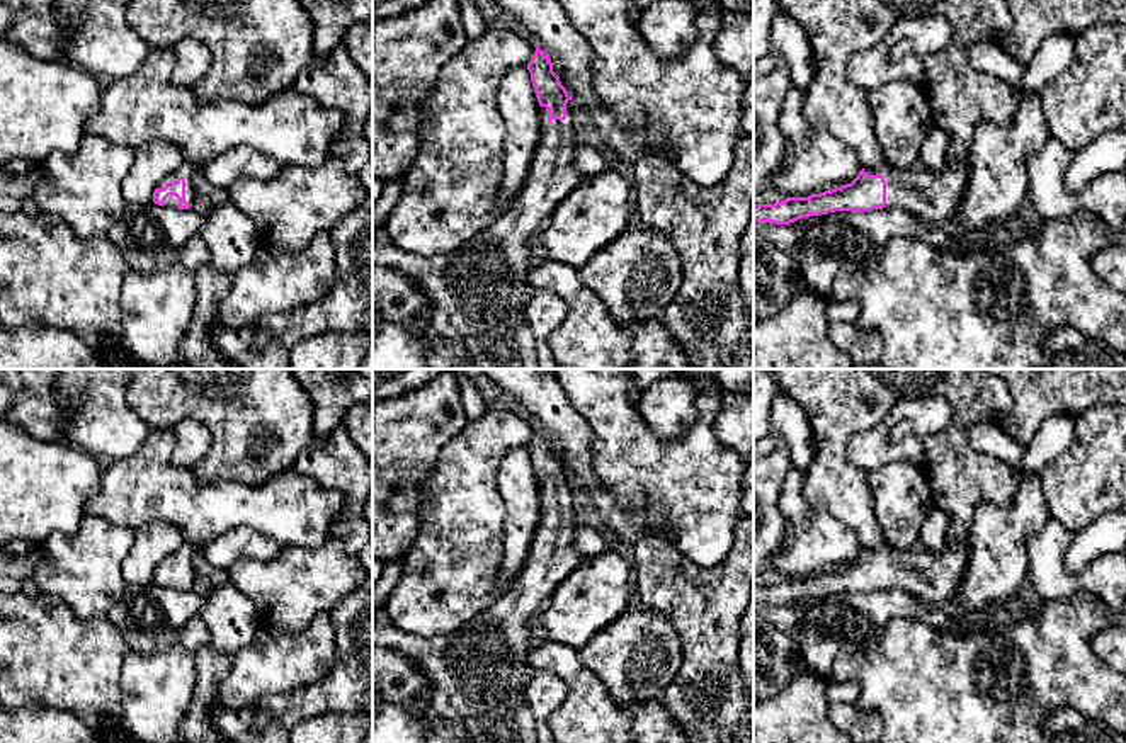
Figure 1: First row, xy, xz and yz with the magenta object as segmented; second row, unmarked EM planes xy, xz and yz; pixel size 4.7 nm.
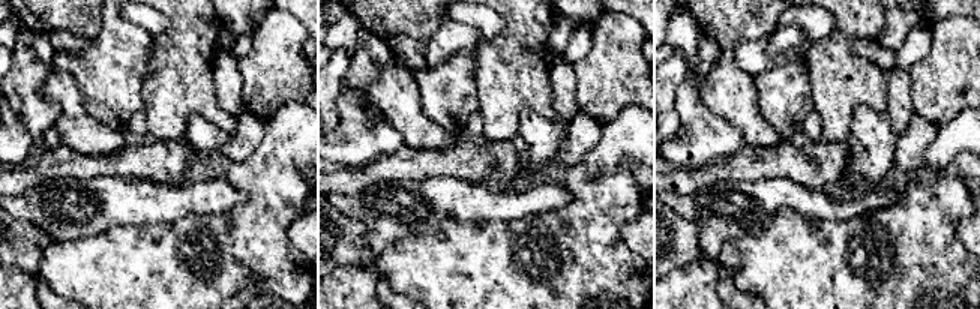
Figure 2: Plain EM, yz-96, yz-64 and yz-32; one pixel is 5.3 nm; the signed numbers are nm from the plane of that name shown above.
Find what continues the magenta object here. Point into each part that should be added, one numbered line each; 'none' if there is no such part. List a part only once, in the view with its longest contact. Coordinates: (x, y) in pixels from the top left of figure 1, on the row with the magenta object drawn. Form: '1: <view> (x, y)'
1: xy (187, 169)

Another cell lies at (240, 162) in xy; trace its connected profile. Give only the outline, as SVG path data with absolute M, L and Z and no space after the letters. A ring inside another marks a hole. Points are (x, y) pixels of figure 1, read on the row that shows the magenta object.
M248 146L233 148L202 167L206 180L214 185L221 196L238 179L270 180L282 170L284 167L281 163Z

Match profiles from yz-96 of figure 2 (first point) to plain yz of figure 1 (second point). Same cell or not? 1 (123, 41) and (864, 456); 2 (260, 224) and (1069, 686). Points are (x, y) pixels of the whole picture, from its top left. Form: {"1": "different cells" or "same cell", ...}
{"1": "different cells", "2": "same cell"}

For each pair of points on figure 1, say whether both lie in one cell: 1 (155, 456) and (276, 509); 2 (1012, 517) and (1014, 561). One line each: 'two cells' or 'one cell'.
1: one cell
2: one cell

